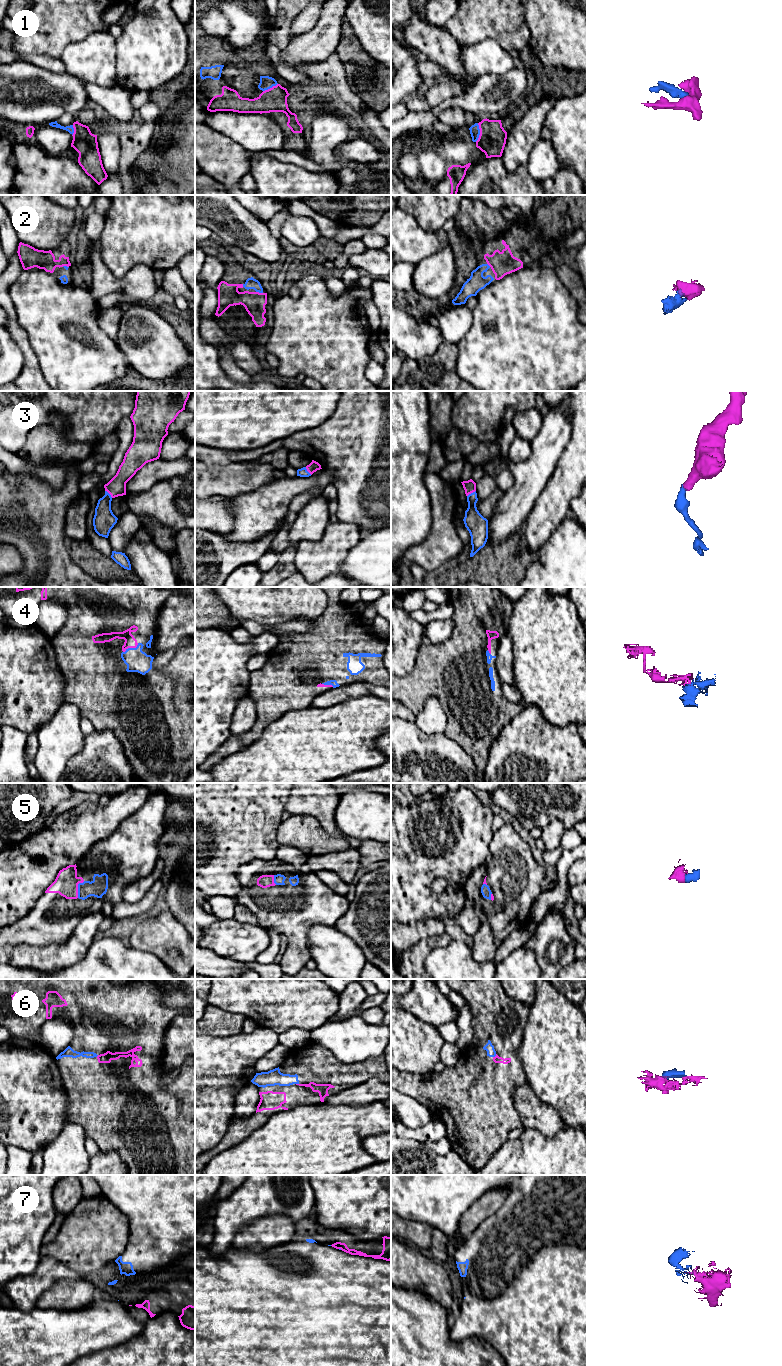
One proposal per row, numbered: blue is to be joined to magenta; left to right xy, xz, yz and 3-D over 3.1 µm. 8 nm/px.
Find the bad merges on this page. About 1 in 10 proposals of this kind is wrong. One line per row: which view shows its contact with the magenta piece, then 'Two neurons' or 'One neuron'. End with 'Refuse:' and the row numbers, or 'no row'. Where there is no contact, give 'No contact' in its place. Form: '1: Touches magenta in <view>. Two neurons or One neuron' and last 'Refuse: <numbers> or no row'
1: Touches magenta in yz. One neuron
2: Touches magenta in xz. One neuron
3: Touches magenta in yz. One neuron
4: Touches magenta in xy. One neuron
5: Touches magenta in xy. One neuron
6: Touches magenta in yz. One neuron
7: Touches magenta in xz. Two neurons
Refuse: 7

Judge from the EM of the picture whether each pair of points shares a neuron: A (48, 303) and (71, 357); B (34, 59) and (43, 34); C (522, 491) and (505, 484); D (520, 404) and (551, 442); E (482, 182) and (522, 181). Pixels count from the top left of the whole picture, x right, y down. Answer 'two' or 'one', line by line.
A: one
B: two
C: two
D: two
E: one

